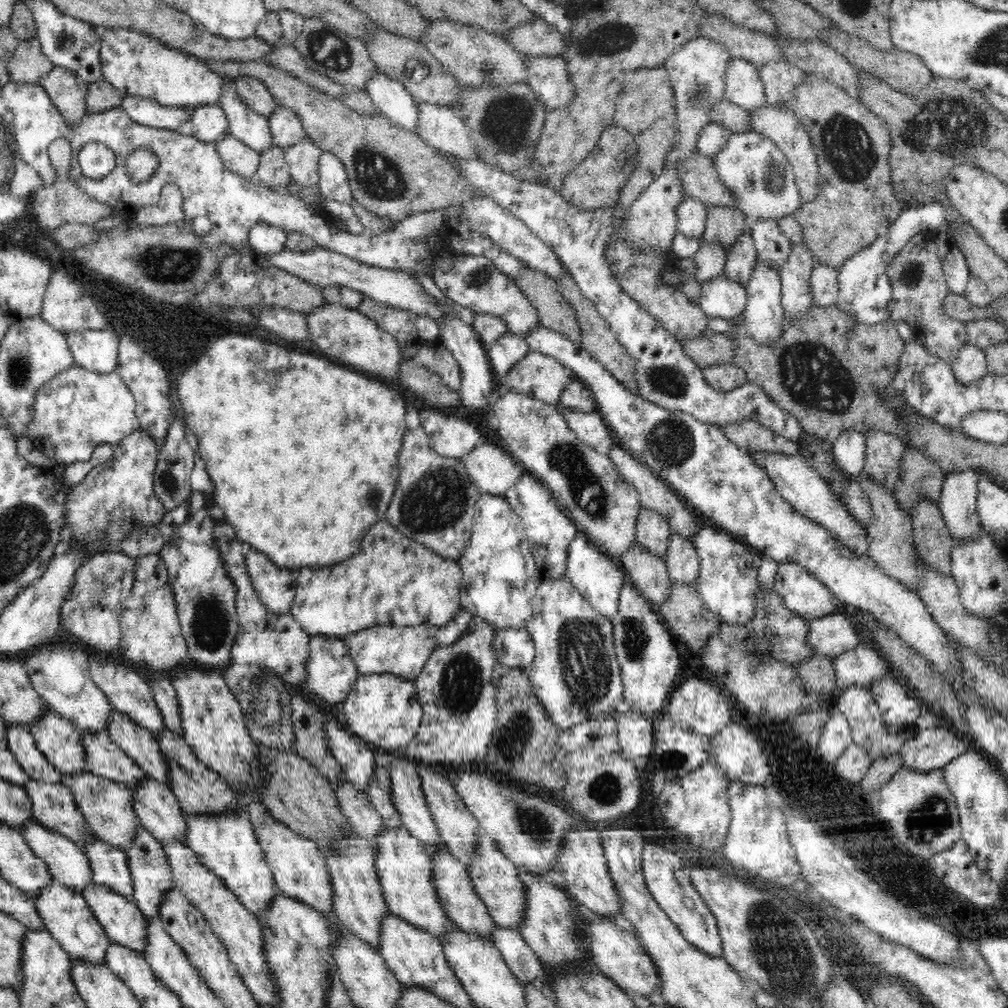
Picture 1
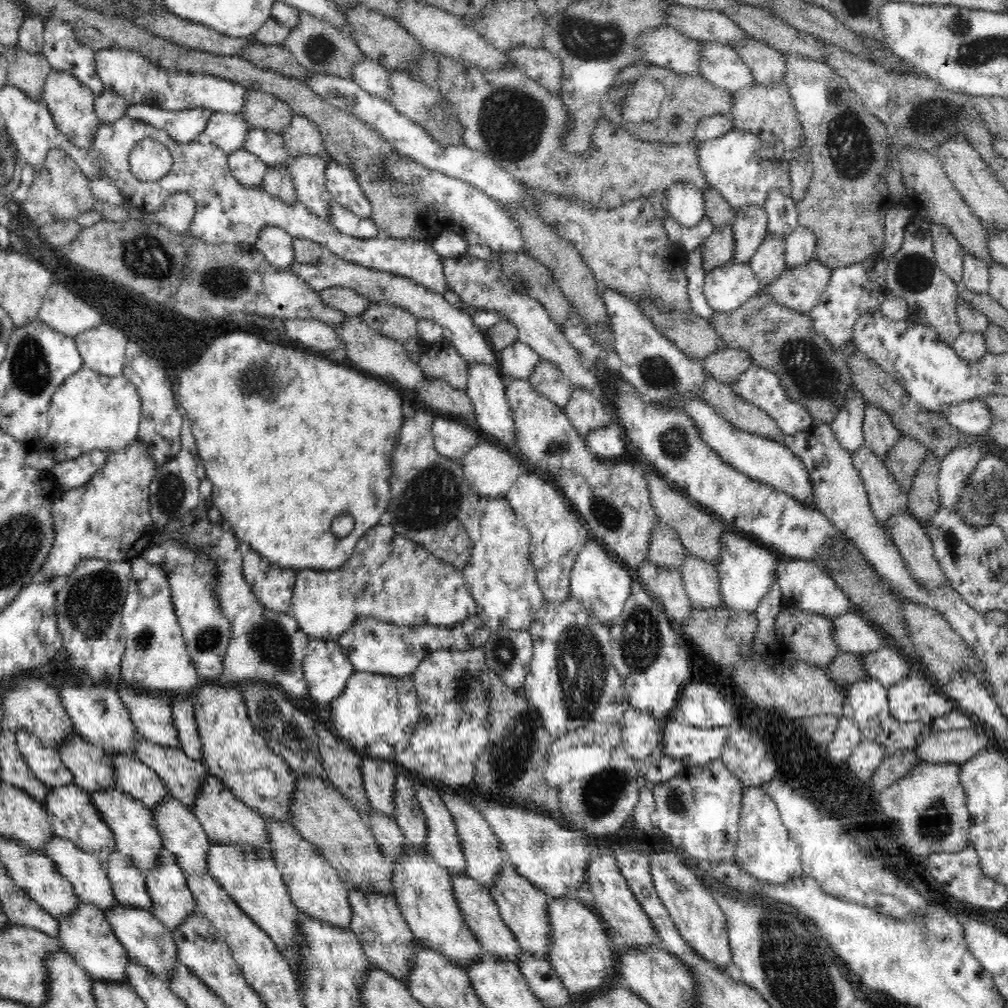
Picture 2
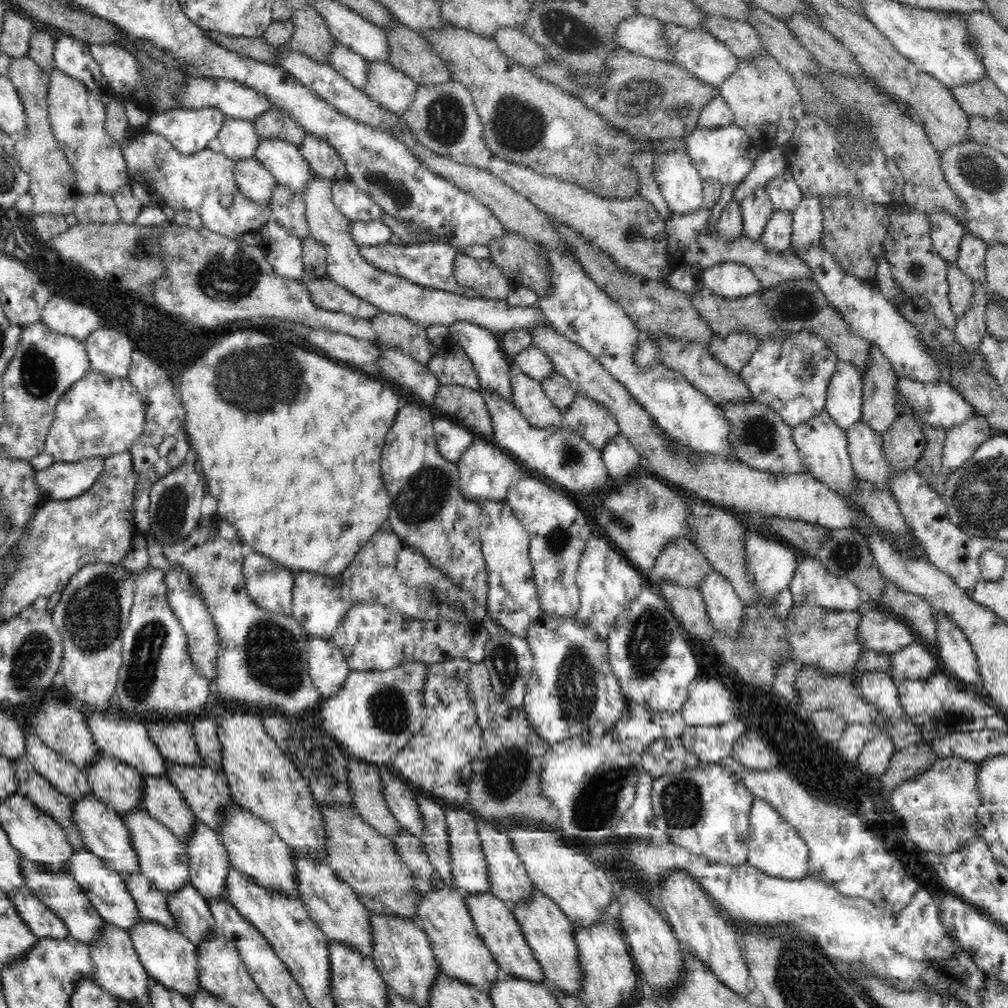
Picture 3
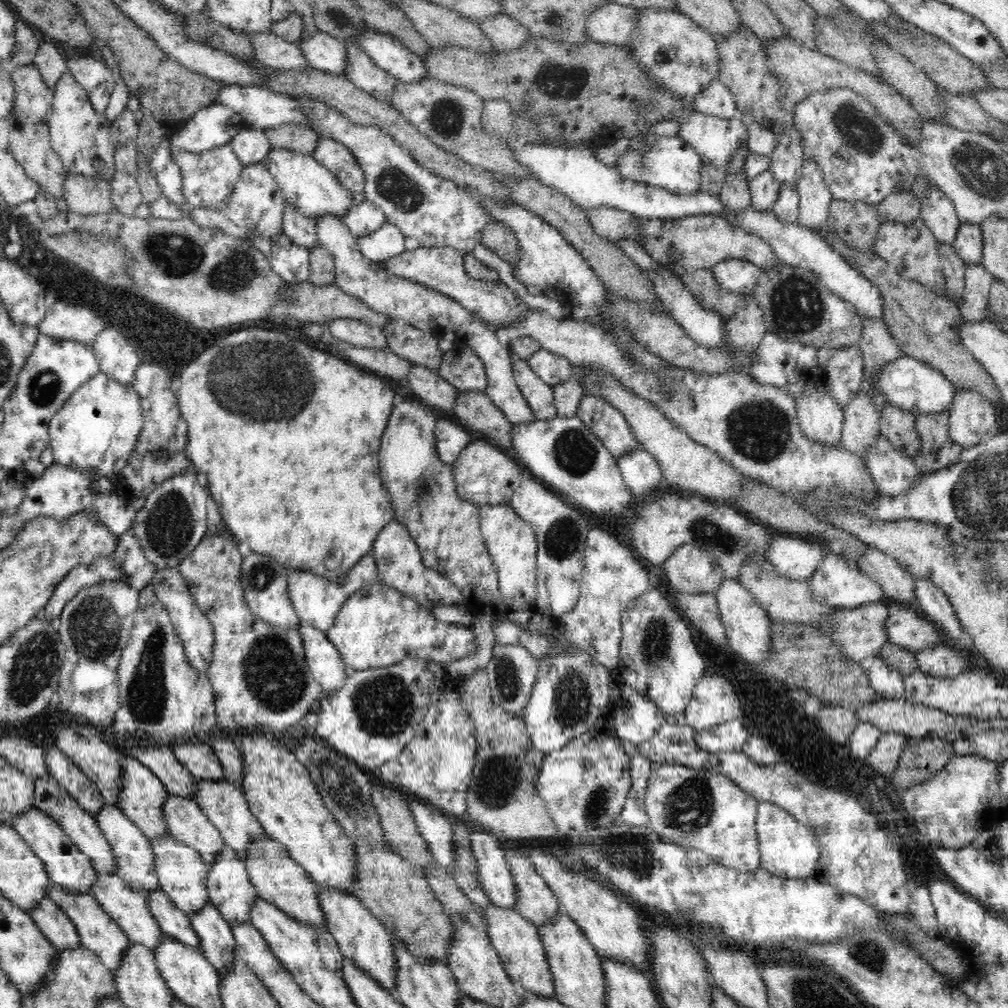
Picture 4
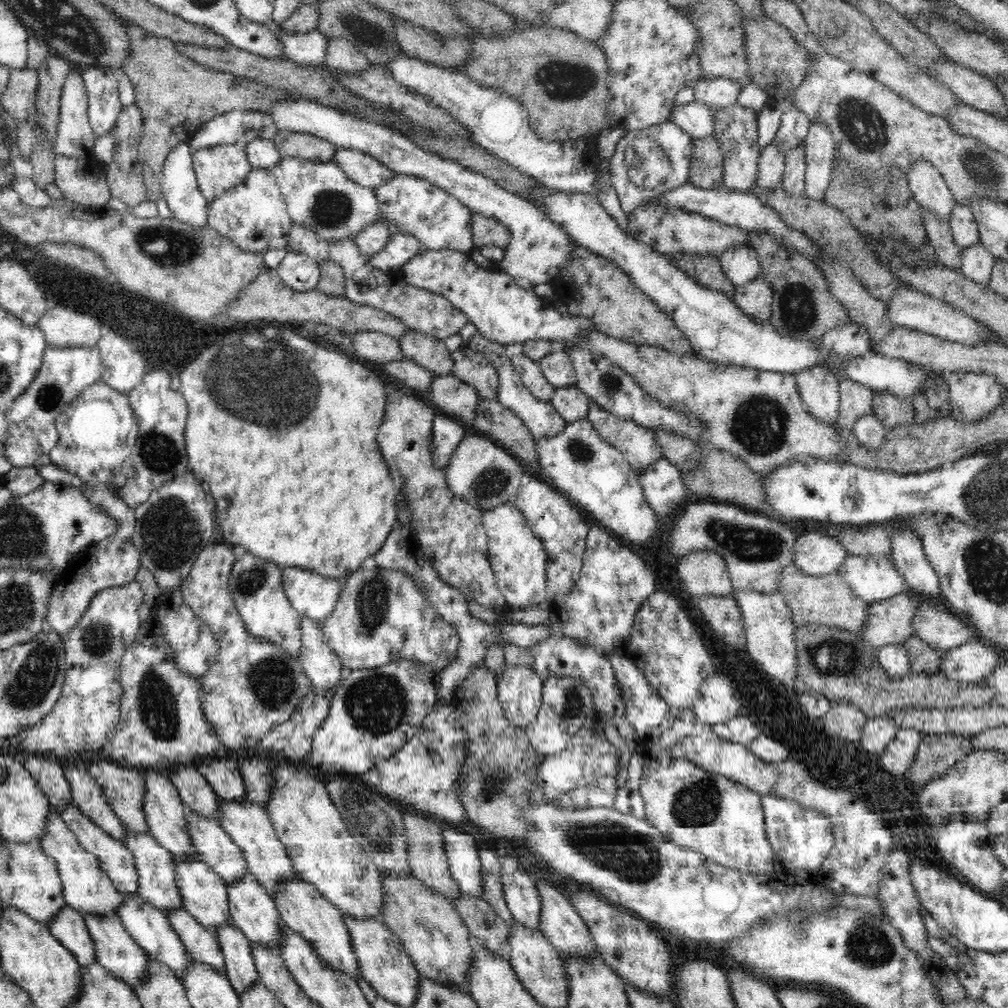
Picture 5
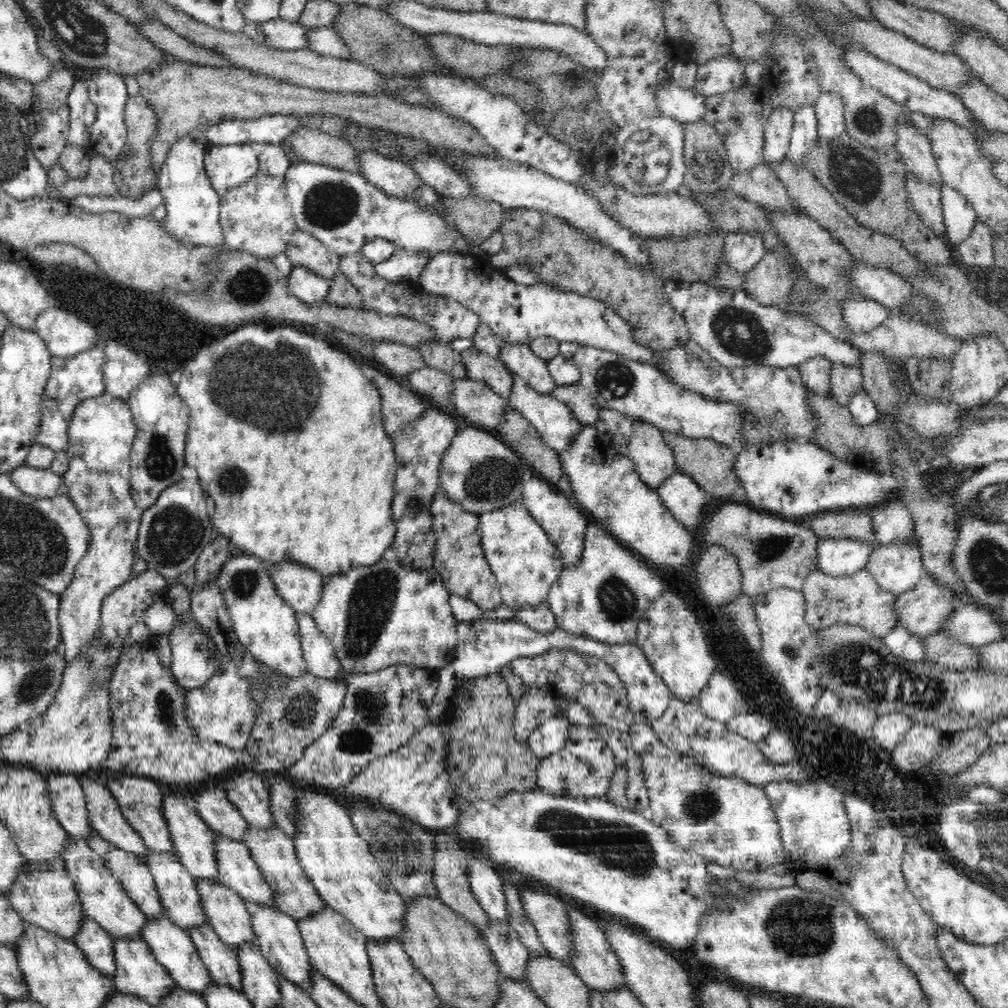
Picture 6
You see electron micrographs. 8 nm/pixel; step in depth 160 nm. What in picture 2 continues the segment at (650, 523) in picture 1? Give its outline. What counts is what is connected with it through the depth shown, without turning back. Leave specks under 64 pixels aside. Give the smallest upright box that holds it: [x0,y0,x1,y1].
[647,522,688,570]

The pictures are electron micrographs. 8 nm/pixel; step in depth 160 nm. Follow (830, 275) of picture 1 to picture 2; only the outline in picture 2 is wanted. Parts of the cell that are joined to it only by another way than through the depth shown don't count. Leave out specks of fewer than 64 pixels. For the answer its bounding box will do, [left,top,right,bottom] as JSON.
[765,260,831,313]

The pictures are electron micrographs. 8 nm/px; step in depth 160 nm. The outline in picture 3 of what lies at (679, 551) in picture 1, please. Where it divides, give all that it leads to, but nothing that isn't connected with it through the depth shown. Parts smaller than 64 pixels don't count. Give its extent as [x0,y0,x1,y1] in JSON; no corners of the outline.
[697,571,744,636]

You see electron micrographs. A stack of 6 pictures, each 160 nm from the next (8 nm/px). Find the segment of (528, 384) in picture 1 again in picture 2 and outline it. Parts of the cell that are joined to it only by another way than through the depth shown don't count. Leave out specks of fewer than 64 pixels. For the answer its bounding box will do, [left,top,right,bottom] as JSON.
[527,359,575,408]

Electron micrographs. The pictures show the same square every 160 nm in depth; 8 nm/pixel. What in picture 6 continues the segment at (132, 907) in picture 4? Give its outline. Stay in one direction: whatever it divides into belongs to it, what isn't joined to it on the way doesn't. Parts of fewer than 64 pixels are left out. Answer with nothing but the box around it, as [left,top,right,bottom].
[141,916,214,995]

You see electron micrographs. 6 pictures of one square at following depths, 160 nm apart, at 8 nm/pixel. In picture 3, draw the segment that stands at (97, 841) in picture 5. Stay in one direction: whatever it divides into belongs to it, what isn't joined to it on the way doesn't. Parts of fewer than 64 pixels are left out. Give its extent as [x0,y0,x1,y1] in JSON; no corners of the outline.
[13,757,86,849]

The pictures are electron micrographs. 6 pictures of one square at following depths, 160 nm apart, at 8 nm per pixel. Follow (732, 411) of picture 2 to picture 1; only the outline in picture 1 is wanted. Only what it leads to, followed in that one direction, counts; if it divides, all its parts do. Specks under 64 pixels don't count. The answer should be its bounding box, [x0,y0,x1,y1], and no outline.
[723,420,799,454]

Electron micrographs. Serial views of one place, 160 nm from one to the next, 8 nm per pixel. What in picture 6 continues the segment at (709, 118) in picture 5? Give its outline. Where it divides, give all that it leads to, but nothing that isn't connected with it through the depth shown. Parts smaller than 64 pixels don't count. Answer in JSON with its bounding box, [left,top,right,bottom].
[656,82,706,125]

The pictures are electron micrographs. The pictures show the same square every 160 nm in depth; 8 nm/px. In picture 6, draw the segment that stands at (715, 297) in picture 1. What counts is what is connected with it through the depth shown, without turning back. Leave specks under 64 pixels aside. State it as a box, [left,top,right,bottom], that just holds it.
[723,232,766,274]

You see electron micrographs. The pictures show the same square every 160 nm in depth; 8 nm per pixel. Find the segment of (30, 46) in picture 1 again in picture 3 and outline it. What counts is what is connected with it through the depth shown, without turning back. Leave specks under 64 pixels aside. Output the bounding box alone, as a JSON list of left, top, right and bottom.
[7,53,80,216]

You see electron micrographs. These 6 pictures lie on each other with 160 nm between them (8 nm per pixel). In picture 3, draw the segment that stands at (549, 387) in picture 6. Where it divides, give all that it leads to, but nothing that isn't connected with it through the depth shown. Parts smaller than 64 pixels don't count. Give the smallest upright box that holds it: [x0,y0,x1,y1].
[511,365,563,429]

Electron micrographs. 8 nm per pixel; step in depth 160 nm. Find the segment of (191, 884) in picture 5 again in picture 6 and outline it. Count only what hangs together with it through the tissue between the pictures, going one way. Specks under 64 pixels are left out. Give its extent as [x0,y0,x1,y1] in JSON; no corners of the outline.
[196,879,254,949]

